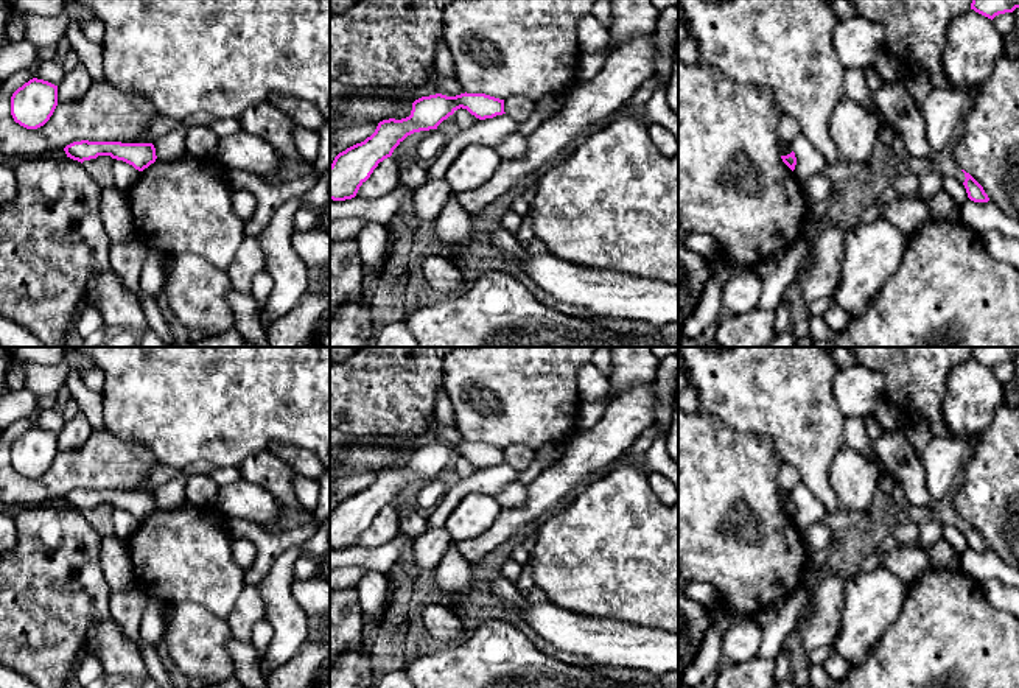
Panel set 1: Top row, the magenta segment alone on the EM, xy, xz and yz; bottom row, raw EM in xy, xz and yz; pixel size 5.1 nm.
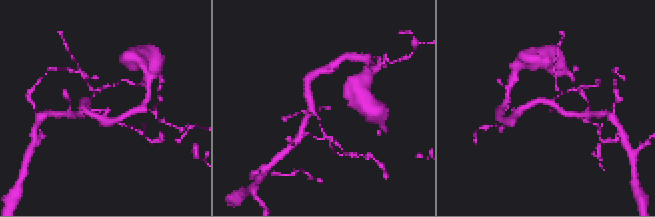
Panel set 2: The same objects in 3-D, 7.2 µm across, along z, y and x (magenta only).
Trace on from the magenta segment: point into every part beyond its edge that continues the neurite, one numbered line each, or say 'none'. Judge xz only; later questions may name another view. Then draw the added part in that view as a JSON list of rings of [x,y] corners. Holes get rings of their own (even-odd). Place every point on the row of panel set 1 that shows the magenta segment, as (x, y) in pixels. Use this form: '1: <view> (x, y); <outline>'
none

